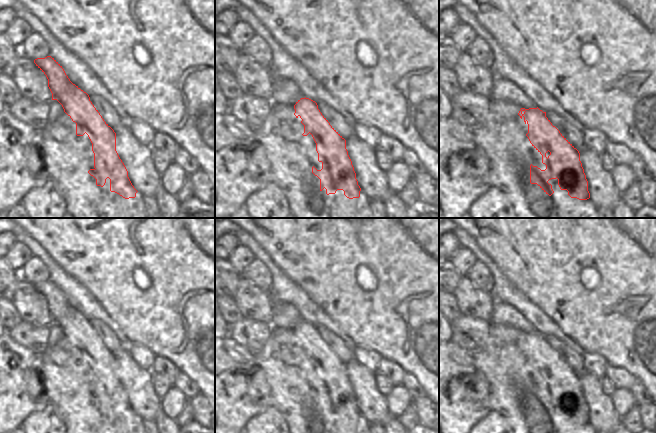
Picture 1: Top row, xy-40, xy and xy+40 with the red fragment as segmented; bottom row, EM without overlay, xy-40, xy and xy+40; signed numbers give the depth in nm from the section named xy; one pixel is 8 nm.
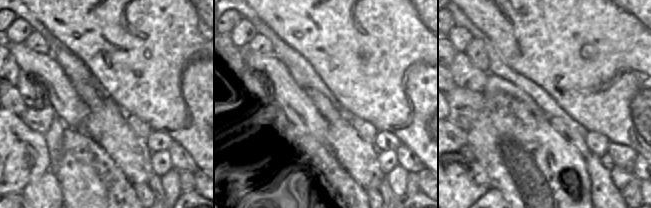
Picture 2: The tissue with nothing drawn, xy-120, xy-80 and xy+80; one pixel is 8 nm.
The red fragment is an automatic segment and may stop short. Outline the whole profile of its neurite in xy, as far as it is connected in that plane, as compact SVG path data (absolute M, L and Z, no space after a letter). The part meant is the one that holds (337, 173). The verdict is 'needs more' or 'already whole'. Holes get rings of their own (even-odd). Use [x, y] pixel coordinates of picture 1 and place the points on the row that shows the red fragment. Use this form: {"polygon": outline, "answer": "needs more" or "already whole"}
{"polygon": "M301 98L294 105L296 118L302 119L303 136L309 133L316 143L318 161L322 169L312 167L312 173L320 179L320 191L326 189L326 194L335 194L343 190L349 198L359 198L361 188L356 179L352 161L346 149L346 140L330 125L322 115L315 101Z", "answer": "already whole"}

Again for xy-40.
{"polygon": "M51 56L37 58L34 63L48 79L52 100L57 100L76 123L76 135L88 135L94 153L94 168L88 173L96 179L96 185L103 187L109 178L111 192L125 199L135 198L138 191L116 151L116 133L94 107L89 95L70 81L62 66Z", "answer": "already whole"}

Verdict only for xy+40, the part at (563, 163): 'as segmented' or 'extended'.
as segmented

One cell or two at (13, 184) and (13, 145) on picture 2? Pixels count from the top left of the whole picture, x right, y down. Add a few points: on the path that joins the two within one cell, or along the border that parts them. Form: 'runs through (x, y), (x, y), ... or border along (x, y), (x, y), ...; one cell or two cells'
runs through (13, 174), (13, 155); one cell

